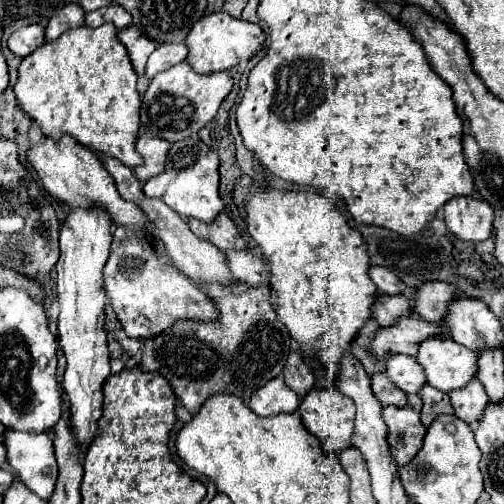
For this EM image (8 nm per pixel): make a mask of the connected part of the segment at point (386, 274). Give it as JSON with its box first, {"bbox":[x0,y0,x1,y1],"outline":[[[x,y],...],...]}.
{"bbox":[369,266,407,294],"outline":[[[371,266],[369,268],[369,278],[375,282],[377,292],[379,294],[403,294],[407,290],[407,286],[393,276],[393,272],[389,272],[389,268],[381,268],[381,266]]]}

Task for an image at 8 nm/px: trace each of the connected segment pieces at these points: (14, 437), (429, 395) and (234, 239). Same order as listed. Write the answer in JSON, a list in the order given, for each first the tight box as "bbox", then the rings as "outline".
[{"bbox":[3,428,57,500],"outline":[[[5,428],[3,438],[5,438],[5,448],[7,448],[7,462],[17,472],[19,480],[39,498],[49,500],[55,488],[55,480],[57,480],[57,462],[55,462],[53,442],[49,434],[47,432],[19,432],[13,428]]]},{"bbox":[419,384,453,426],"outline":[[[423,384],[419,390],[419,396],[423,400],[423,410],[421,410],[421,422],[429,426],[435,416],[439,414],[453,414],[453,406],[449,402],[449,396],[429,384]]]},{"bbox":[187,212,247,250],"outline":[[[221,212],[211,224],[195,220],[195,218],[189,218],[187,224],[197,238],[211,242],[219,250],[241,250],[247,246],[241,234],[237,232],[233,220],[225,212]]]}]

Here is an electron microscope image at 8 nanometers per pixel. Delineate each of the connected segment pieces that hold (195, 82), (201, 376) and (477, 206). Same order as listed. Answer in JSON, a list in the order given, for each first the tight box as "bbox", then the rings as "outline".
[{"bbox":[141,62,233,144],"outline":[[[179,62],[151,80],[141,100],[141,128],[147,136],[163,138],[171,144],[177,140],[185,140],[213,120],[219,104],[225,100],[231,88],[233,80],[227,72],[197,74],[187,62]]]},{"bbox":[153,282,291,414],"outline":[[[203,282],[199,288],[215,302],[219,318],[211,322],[175,320],[171,328],[153,338],[155,356],[161,362],[159,374],[165,374],[167,382],[191,414],[215,392],[231,392],[247,400],[265,382],[281,376],[291,352],[291,336],[271,306],[269,286],[239,282],[223,288],[217,282]]]},{"bbox":[443,196,495,242],"outline":[[[457,196],[443,206],[443,220],[455,236],[481,242],[493,236],[491,228],[495,212],[485,200],[477,200],[475,196]]]}]

